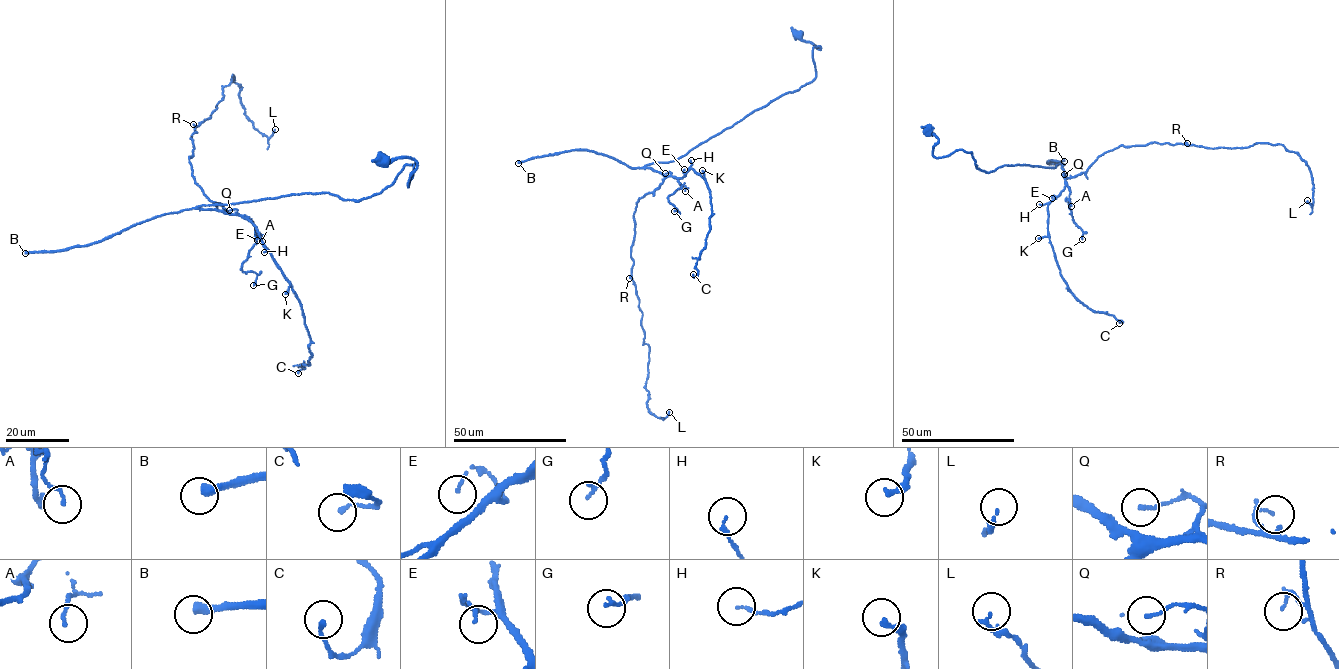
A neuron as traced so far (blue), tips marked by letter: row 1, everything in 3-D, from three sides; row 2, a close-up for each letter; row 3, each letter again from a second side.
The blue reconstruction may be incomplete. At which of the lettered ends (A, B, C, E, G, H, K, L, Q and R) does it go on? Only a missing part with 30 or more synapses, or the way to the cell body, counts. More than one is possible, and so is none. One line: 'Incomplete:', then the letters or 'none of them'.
Incomplete: B

